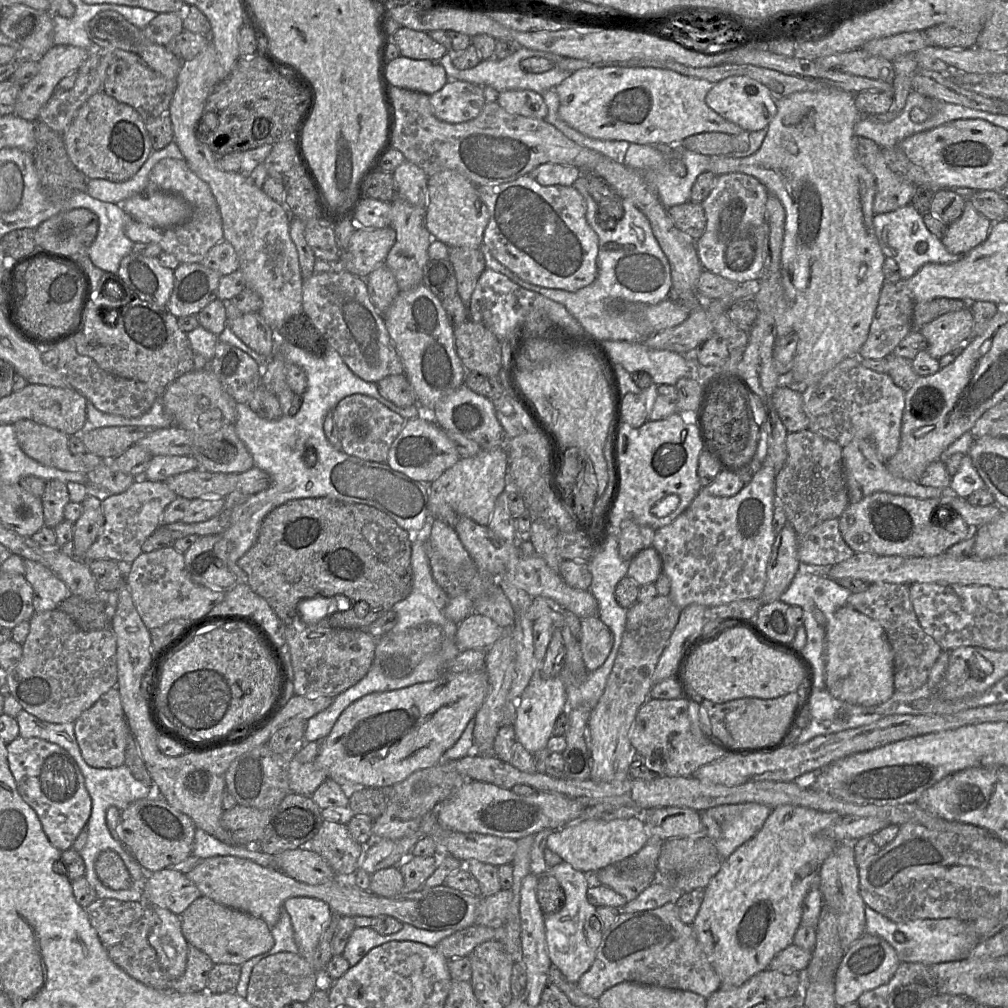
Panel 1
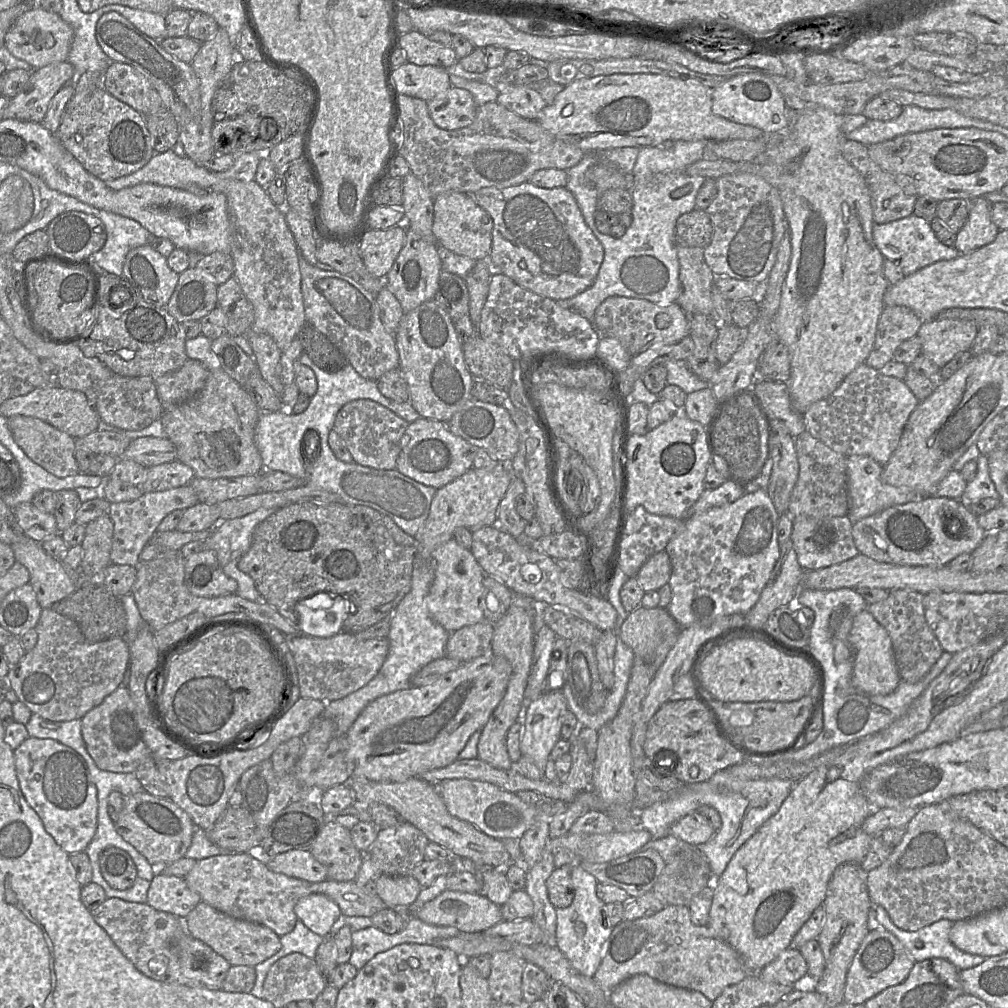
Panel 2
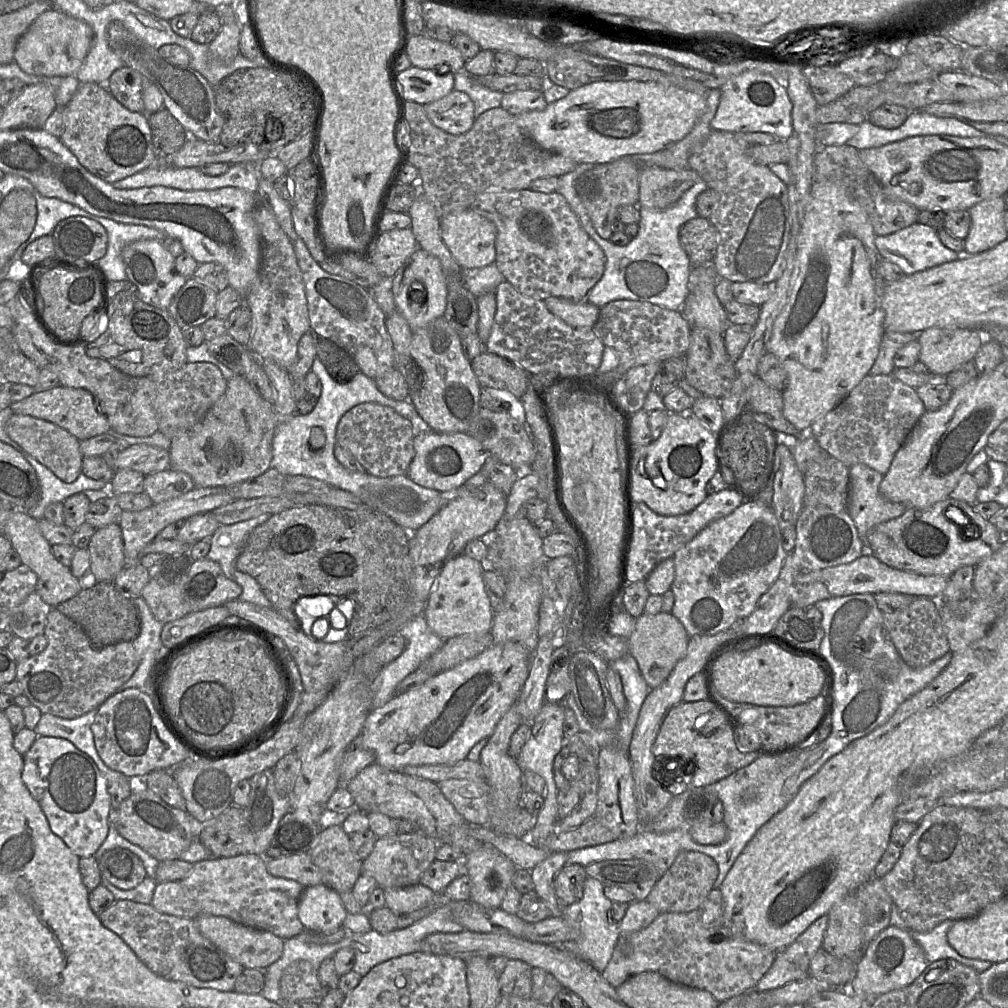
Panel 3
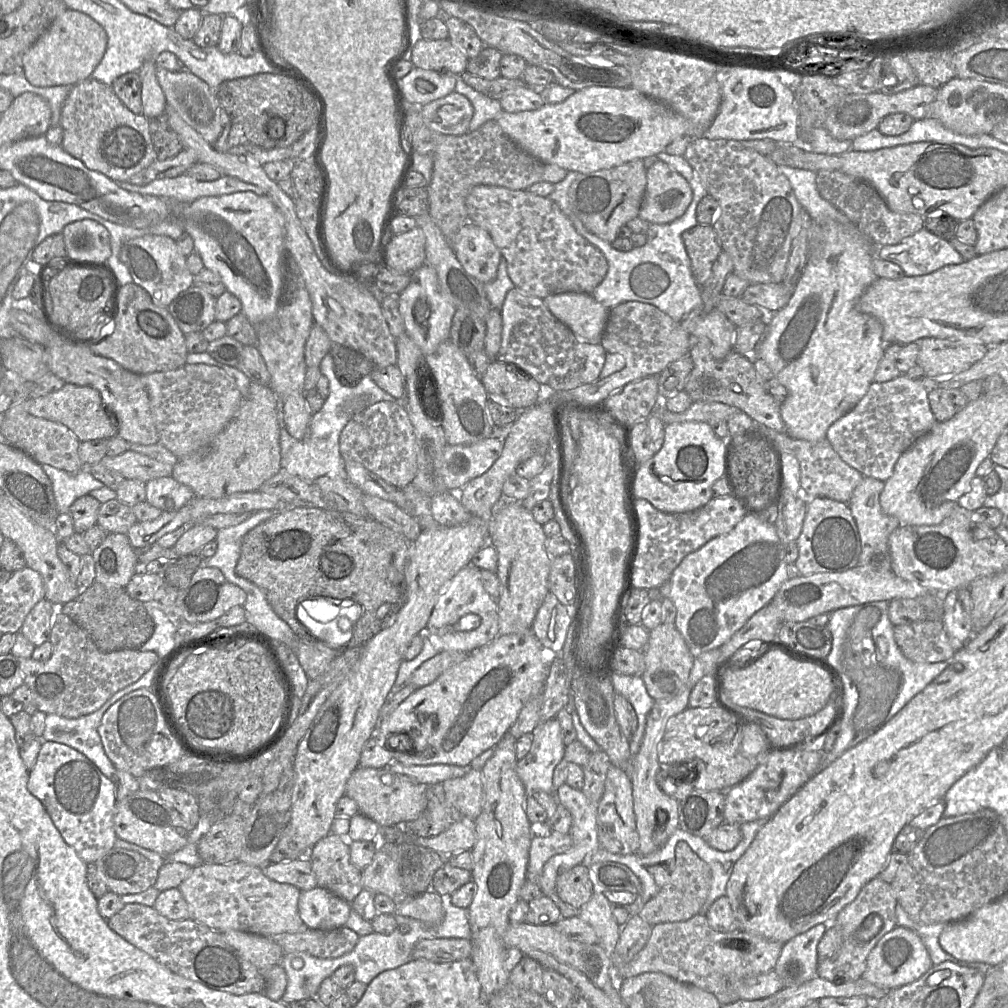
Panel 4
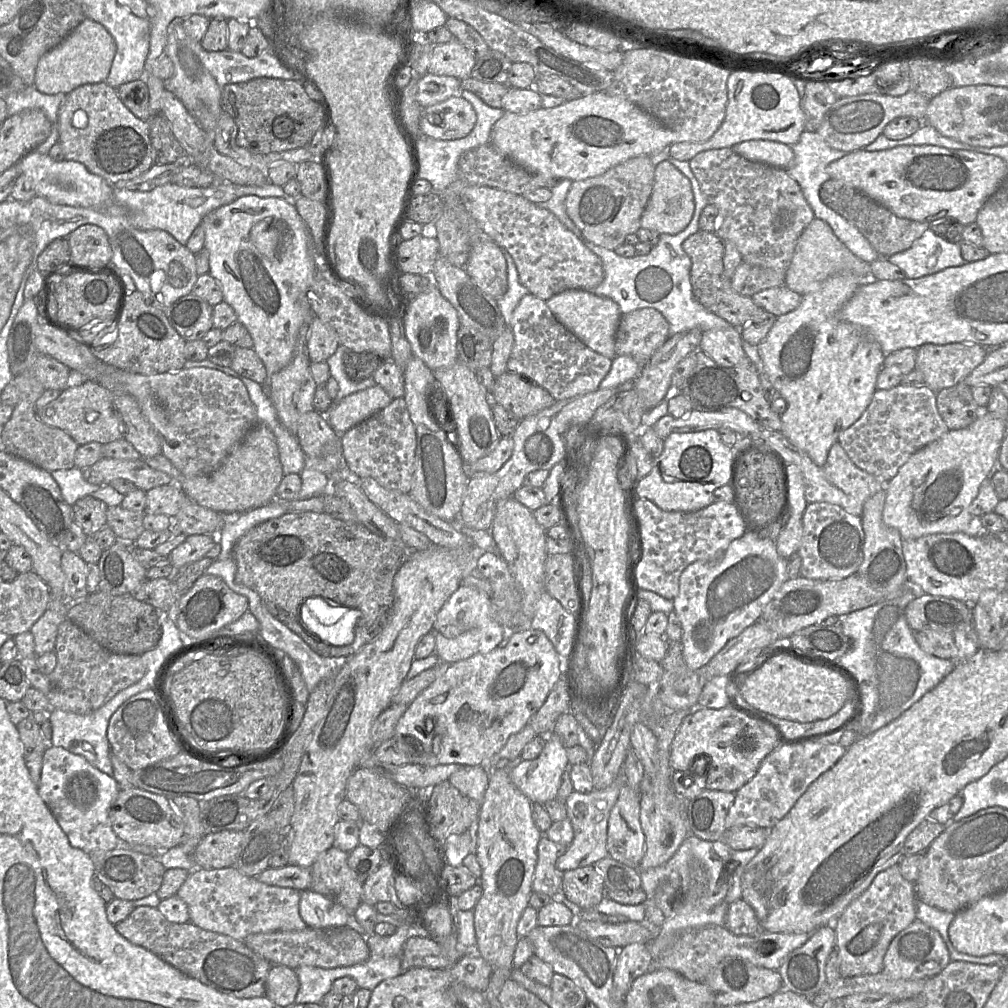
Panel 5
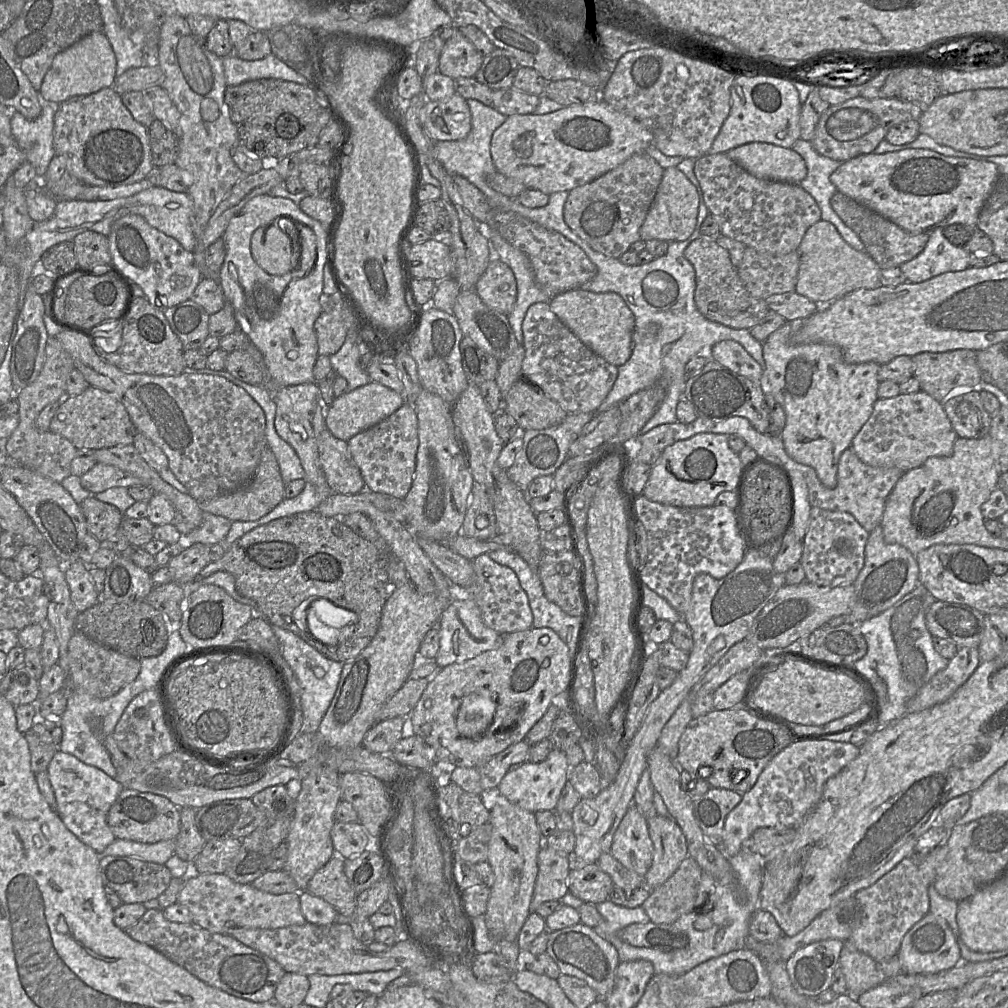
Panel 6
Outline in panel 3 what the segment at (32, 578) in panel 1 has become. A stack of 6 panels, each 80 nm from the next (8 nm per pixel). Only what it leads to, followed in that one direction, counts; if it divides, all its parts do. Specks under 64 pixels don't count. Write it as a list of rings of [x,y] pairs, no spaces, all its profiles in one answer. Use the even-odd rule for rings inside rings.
[[[14,511],[3,529],[3,535],[11,542],[19,554],[22,564],[29,567],[37,575],[36,592],[43,601],[56,608],[76,596],[84,587],[84,582],[75,577],[70,568],[60,563],[51,552],[51,544],[42,535],[38,519],[21,511]]]

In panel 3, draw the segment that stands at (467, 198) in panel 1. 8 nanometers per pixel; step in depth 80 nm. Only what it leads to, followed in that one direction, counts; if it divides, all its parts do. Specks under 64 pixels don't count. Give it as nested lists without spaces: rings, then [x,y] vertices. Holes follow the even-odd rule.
[[[469,208],[440,218],[441,237],[462,269],[494,264],[496,227]]]

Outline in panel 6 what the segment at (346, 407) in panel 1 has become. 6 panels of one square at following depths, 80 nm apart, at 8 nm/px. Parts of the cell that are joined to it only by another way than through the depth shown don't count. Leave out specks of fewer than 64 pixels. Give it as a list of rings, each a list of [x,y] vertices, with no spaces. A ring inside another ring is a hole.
[[[407,403],[386,419],[347,441],[351,456],[365,482],[366,490],[397,499],[405,499],[411,489],[418,444],[417,415],[413,405]]]

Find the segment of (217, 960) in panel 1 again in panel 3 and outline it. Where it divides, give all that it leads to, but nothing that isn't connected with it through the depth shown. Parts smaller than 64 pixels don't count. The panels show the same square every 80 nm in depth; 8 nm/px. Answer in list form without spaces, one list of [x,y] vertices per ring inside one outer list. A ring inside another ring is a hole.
[[[199,914],[193,919],[200,933],[212,944],[245,968],[266,969],[277,961],[284,949],[284,940],[264,930],[238,924],[224,916]]]

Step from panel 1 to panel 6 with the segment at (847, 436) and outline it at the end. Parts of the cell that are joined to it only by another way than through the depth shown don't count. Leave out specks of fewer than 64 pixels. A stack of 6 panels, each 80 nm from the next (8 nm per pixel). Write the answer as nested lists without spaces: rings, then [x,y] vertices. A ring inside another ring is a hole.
[[[920,390],[892,398],[878,398],[873,411],[852,440],[850,448],[865,464],[873,467],[896,467],[908,471],[929,457],[952,452],[957,439],[942,403]]]

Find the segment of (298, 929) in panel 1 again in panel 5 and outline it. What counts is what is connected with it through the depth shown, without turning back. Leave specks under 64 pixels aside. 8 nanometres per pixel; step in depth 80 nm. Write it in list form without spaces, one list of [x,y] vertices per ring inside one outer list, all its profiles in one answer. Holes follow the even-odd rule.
[[[313,890],[300,891],[299,914],[308,927],[345,926],[350,912],[339,903]]]

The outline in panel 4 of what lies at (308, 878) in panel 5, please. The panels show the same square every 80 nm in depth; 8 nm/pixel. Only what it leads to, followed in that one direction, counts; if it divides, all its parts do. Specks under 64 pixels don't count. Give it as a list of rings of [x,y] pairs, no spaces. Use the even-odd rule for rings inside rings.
[[[309,854],[281,863],[267,862],[262,868],[269,879],[279,883],[291,884],[301,891],[311,890],[317,886]]]

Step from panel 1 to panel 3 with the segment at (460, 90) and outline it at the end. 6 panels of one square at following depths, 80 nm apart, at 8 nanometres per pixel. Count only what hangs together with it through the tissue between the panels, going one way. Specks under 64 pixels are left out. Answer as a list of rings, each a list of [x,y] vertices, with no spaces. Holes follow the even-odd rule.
[[[452,90],[424,107],[429,120],[452,135],[466,133],[475,122],[474,104],[468,94],[462,91]]]

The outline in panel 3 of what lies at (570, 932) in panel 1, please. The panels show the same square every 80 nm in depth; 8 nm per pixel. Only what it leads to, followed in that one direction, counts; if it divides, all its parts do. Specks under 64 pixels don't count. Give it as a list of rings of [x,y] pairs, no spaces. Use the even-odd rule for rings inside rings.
[[[587,877],[584,882],[583,897],[561,910],[561,916],[573,929],[579,930],[576,942],[579,957],[590,963],[600,973],[609,962],[613,949],[620,935],[619,923],[611,917],[612,901],[604,895],[604,886],[596,879]]]

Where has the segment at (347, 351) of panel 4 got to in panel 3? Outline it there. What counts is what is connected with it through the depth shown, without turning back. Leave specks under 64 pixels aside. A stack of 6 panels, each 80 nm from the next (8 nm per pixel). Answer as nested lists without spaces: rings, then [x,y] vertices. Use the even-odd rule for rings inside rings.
[[[317,337],[316,358],[325,366],[332,378],[338,382],[349,382],[360,372],[353,358],[330,340]]]

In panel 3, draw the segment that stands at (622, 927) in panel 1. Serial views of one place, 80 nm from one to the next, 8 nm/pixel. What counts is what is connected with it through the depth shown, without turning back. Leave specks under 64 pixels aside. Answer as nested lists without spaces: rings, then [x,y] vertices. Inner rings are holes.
[[[699,910],[660,913],[646,928],[619,935],[602,977],[614,988],[646,971],[710,992],[719,1002],[754,989],[779,952],[744,938],[726,926],[705,927]]]

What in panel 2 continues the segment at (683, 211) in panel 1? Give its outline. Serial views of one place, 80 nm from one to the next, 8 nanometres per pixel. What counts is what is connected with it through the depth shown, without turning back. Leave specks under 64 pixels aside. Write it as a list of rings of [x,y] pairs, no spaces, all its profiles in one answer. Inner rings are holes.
[[[695,208],[681,215],[676,222],[676,240],[687,247],[704,249],[713,237],[713,225],[708,214]]]

